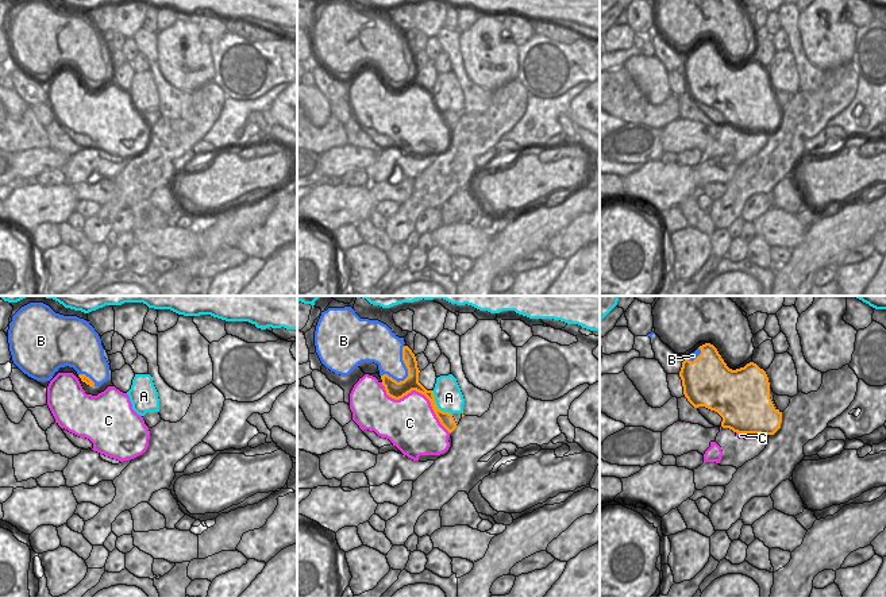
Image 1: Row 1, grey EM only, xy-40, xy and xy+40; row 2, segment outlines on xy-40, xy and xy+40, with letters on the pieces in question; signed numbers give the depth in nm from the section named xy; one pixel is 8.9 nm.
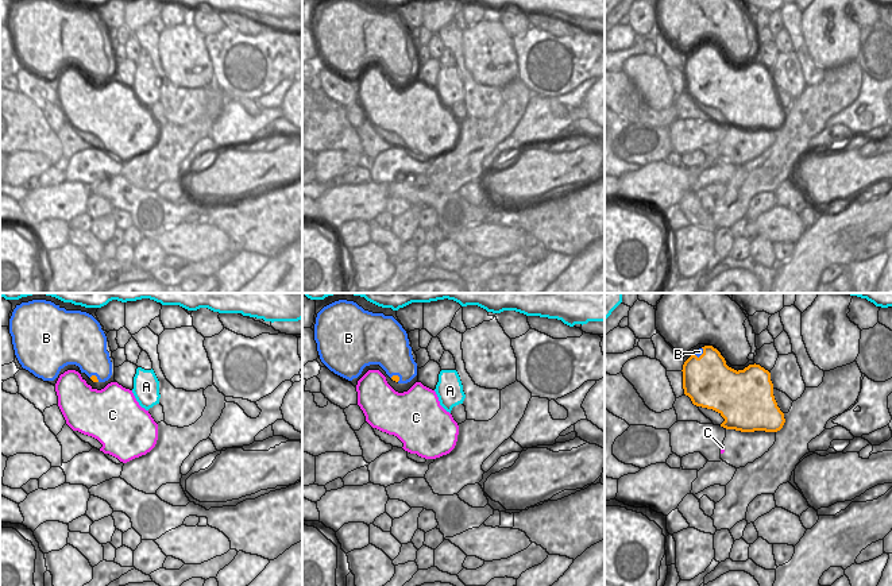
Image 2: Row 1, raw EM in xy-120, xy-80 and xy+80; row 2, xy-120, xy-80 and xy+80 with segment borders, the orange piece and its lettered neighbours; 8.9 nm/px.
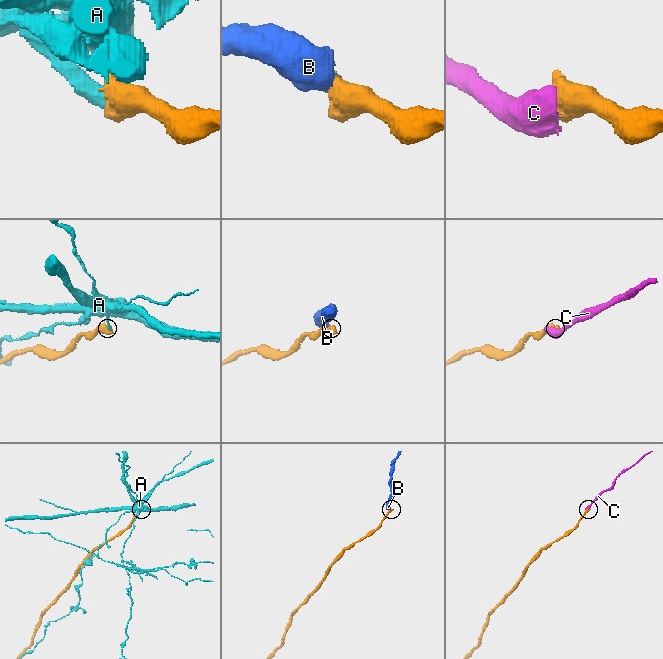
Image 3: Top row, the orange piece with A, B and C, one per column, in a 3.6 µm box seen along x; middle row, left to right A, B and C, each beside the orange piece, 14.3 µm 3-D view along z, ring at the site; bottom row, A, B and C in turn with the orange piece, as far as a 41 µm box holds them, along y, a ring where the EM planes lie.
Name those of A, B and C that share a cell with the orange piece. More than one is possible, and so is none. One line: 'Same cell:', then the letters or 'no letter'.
Same cell: C

